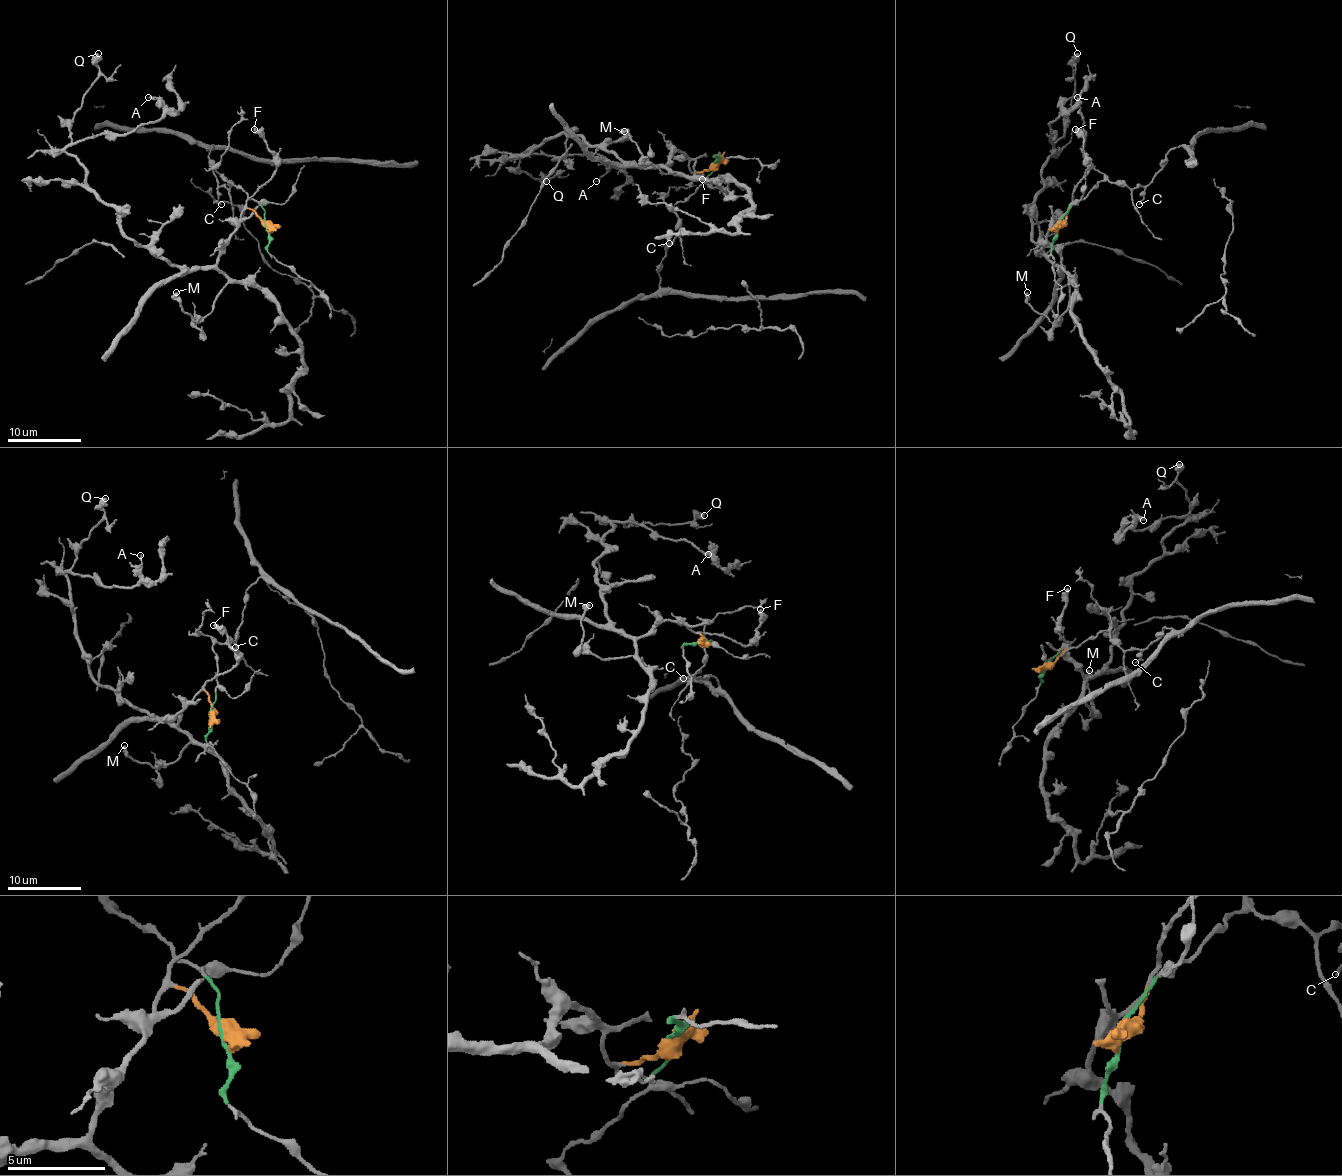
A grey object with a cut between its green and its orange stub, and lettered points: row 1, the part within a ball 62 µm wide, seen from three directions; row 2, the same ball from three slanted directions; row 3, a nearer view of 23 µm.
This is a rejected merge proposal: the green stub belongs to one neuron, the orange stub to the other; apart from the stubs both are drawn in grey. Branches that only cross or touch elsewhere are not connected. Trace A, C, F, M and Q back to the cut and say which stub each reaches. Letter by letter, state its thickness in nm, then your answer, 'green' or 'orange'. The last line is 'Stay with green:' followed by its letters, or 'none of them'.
A: 120 nm | orange
C: 140 nm | green
F: 400 nm | orange
M: 460 nm | orange
Q: 600 nm | orange
Stay with green: C

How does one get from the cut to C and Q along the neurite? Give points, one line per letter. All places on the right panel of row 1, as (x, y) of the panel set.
C: (1058, 227), (1058, 220), (1102, 180), (1132, 189), (1143, 187), (1145, 196), (1139, 203)
Q: (1058, 227), (1067, 209), (1047, 240), (1060, 269), (1033, 238), (1029, 207), (1064, 134), (1077, 53)

